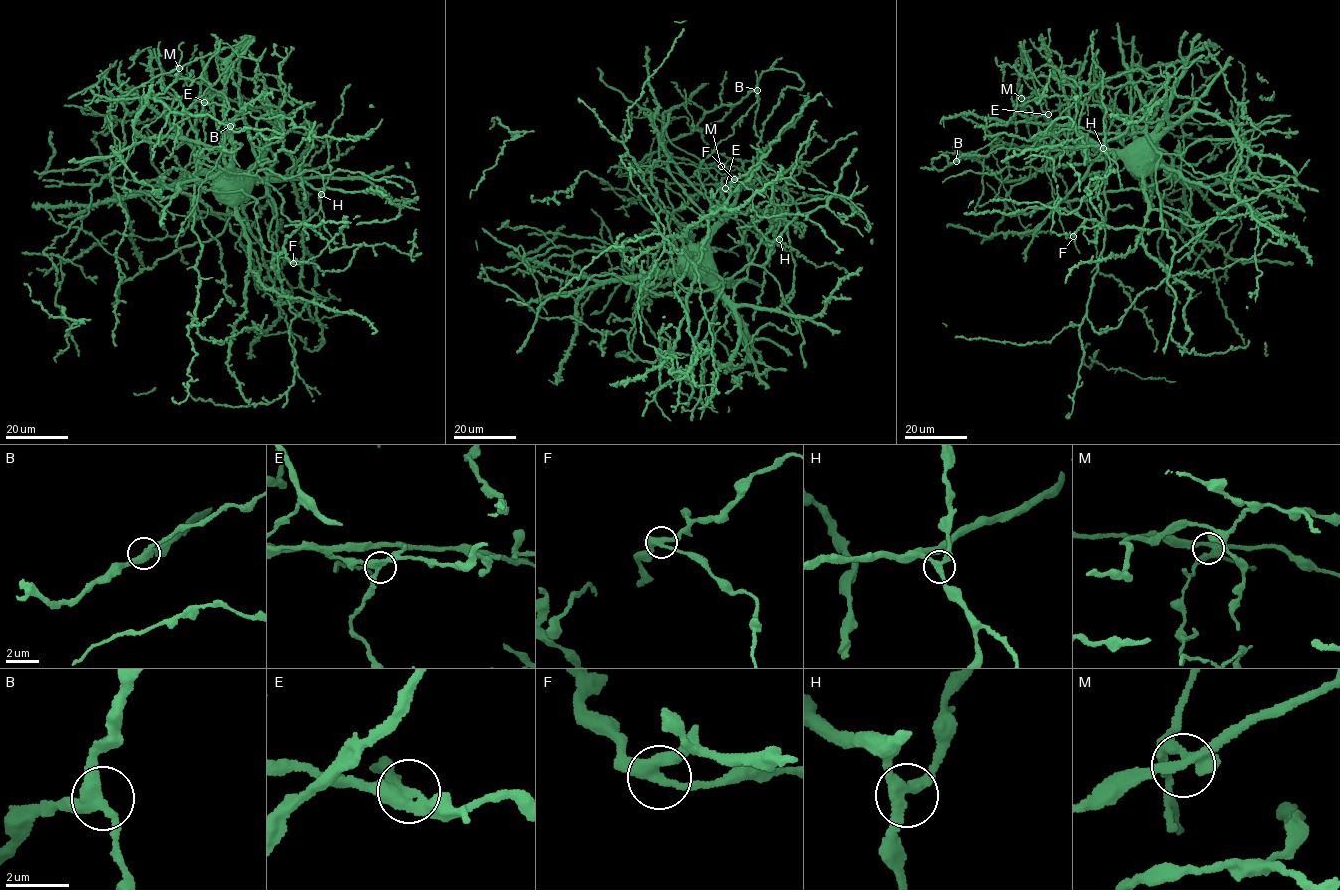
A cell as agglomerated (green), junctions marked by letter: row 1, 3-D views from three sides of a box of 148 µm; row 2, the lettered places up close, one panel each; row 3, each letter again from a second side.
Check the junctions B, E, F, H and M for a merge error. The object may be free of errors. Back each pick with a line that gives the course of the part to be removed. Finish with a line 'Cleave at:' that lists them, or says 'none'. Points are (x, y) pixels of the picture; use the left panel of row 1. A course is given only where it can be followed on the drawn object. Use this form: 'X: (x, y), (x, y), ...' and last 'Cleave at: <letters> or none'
E: (204, 101), (199, 98), (209, 99), (224, 87), (218, 54), (218, 43), (222, 40)
Cleave at: E

